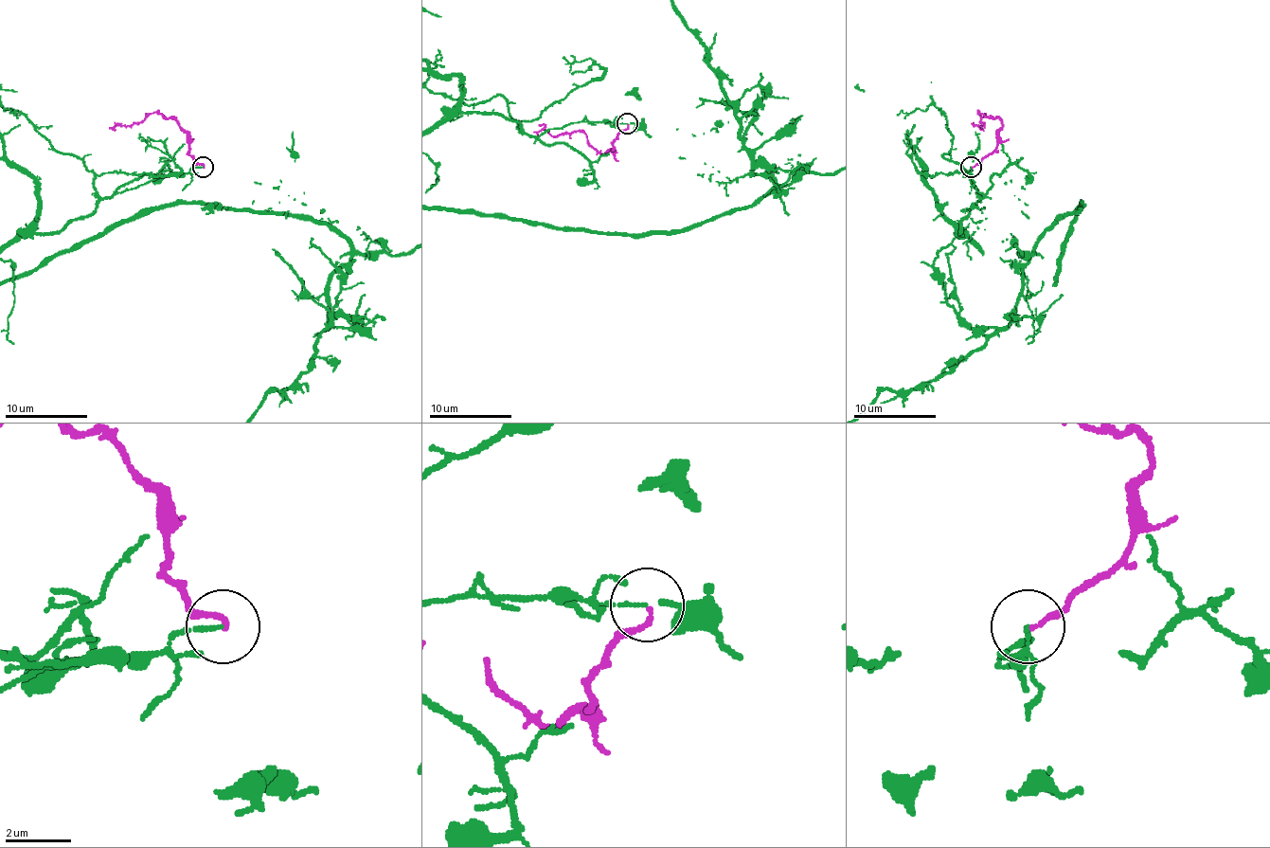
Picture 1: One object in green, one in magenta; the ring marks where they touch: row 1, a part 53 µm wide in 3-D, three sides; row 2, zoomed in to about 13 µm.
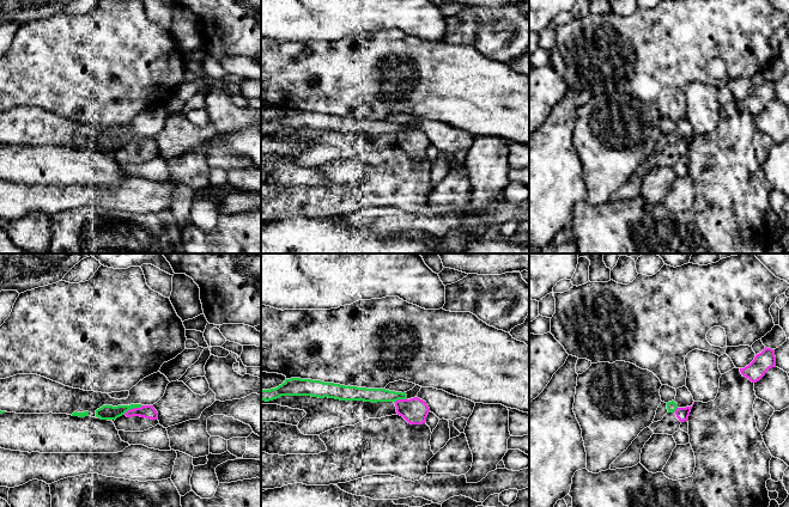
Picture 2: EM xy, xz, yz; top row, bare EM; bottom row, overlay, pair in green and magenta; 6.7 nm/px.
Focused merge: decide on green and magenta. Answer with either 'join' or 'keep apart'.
keep apart

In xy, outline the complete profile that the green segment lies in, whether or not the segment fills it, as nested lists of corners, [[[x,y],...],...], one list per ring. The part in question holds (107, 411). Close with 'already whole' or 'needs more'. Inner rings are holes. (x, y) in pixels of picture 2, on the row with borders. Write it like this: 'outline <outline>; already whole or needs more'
outline [[[131,404],[131,405],[103,405],[96,410],[96,416],[101,420],[116,420],[117,417],[125,415],[128,410],[141,408],[141,404]]]; already whole

